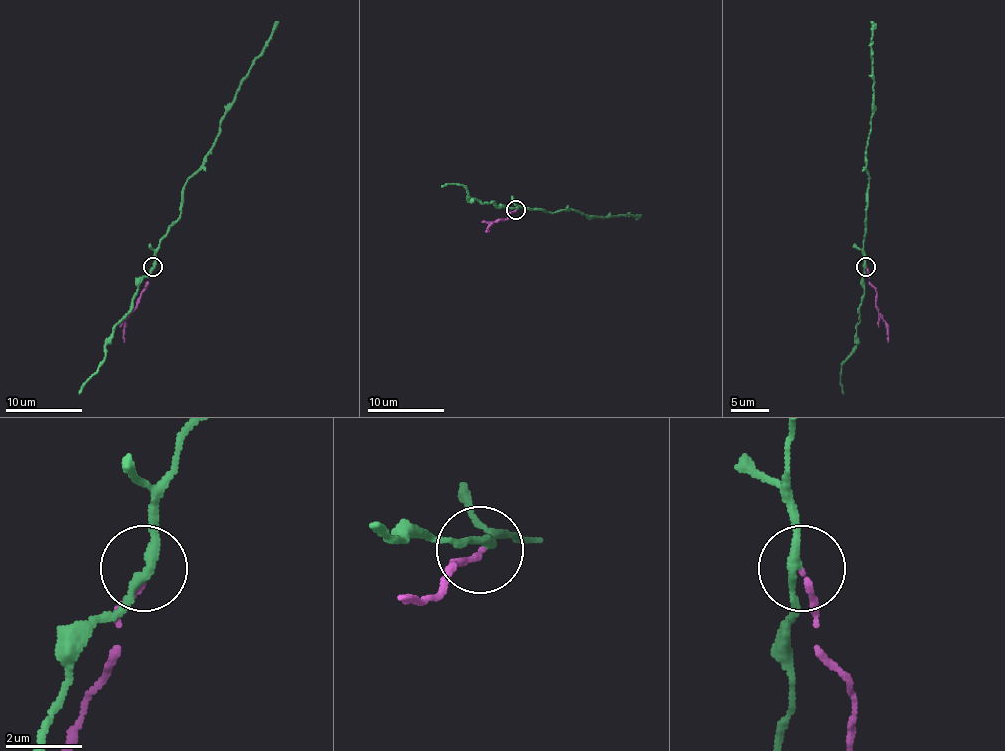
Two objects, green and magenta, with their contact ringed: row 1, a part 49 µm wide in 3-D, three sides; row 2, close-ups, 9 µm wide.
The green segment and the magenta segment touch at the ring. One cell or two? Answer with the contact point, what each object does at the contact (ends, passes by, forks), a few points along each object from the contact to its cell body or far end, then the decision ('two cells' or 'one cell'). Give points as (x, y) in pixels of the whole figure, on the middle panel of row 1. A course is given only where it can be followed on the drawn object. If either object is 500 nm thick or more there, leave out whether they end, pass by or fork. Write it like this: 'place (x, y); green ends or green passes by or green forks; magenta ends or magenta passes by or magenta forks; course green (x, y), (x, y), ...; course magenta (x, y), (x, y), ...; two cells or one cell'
place (515, 209); green passes by; magenta ends; course green (516, 210), (521, 206), (602, 218), (640, 214); course magenta (516, 210), (487, 231); two cells

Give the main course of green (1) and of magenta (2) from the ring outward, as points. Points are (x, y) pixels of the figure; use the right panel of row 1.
1: (866, 266), (863, 241), (874, 82), (870, 21)
2: (866, 266), (868, 283), (876, 291), (876, 308), (886, 321), (887, 342)

